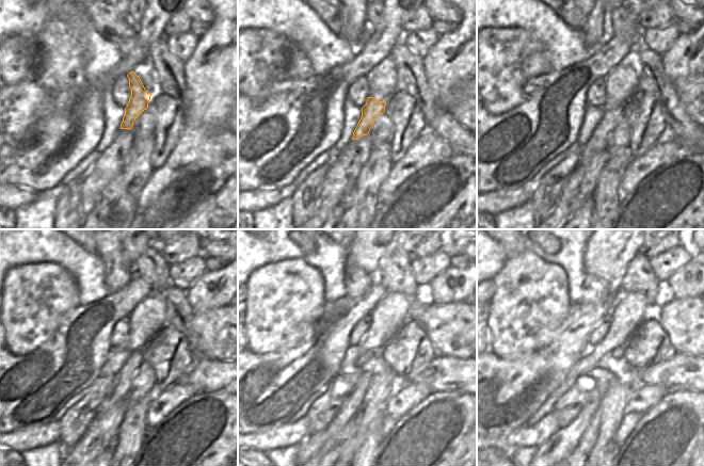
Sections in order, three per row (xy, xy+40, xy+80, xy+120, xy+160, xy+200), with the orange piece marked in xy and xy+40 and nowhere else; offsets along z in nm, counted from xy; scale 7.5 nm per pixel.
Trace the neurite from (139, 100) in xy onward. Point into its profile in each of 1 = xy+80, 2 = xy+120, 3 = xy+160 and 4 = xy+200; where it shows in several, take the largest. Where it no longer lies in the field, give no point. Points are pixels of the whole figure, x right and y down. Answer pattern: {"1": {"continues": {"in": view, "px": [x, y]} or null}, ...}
{"1": {"continues": {"in": "xy+80", "px": [598, 141]}}, "2": {"continues": {"in": "xy+120", "px": [116, 392]}}, "3": {"continues": {"in": "xy+160", "px": [353, 401]}}, "4": {"continues": {"in": "xy+200", "px": [559, 446]}}}

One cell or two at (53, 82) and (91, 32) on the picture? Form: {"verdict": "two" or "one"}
{"verdict": "two"}

